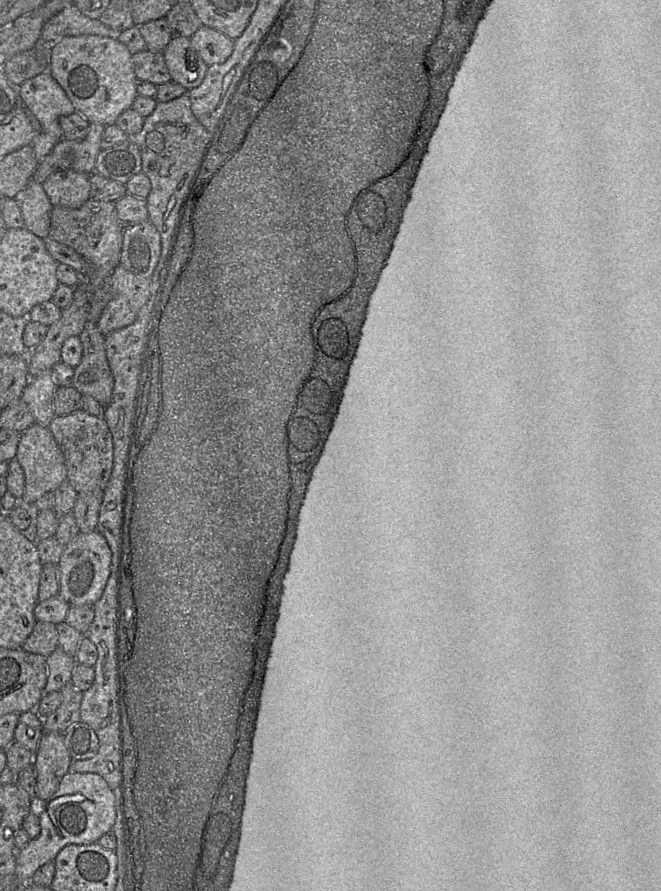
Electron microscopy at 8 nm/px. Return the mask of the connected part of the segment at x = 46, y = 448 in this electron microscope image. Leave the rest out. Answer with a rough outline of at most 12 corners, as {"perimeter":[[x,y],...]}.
{"perimeter":[[33,423],[16,459],[25,474],[20,503],[33,504],[67,479],[49,427]]}

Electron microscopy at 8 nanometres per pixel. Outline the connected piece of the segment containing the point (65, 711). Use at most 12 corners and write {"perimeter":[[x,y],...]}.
{"perimeter":[[70,682],[60,706],[41,717],[44,731],[64,733],[80,720],[84,691]]}

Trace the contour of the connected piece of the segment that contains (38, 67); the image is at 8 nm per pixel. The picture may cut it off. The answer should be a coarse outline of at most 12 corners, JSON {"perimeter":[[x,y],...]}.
{"perimeter":[[36,45],[2,66],[22,85],[49,71],[49,50]]}

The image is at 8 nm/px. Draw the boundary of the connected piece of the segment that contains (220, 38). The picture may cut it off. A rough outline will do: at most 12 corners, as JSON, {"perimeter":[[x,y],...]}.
{"perimeter":[[204,25],[190,40],[208,66],[225,62],[234,39]]}

